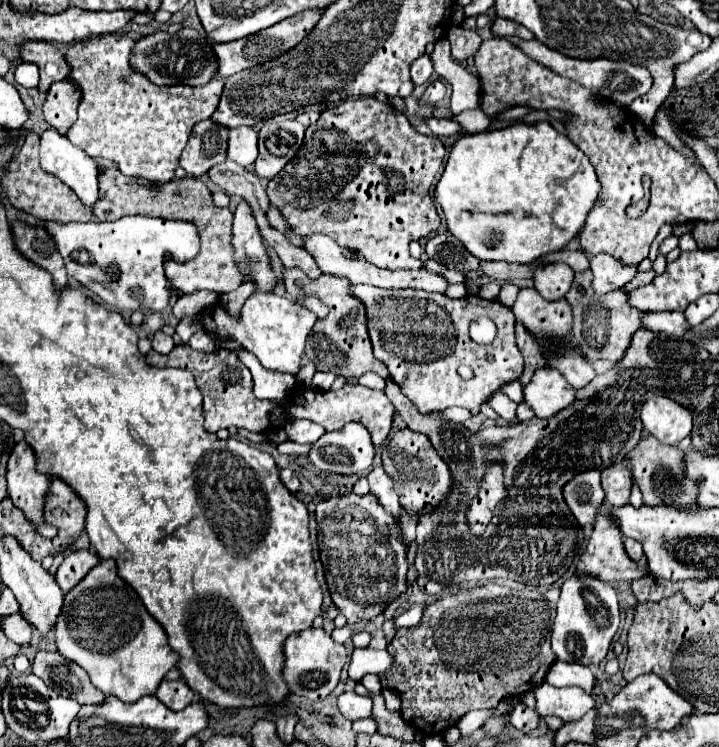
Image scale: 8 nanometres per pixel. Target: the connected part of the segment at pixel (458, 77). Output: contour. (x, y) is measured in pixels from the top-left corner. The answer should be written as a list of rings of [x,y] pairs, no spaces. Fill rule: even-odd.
[[[435,45],[430,54],[434,72],[452,86],[451,112],[457,115],[464,110],[478,108],[480,84],[474,74],[468,74],[460,64],[452,60],[450,45]]]

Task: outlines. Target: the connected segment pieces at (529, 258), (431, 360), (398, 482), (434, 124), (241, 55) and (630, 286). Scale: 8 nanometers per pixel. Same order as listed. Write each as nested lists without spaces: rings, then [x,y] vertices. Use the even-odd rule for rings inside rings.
[[[514,122],[500,130],[460,136],[450,150],[434,196],[444,210],[448,230],[472,256],[494,262],[504,260],[510,264],[530,264],[542,254],[562,250],[580,234],[600,190],[602,184],[596,168],[590,164],[588,156],[570,142],[568,136],[556,132],[548,122],[538,122],[534,126]]]
[[[368,284],[350,286],[350,296],[362,300],[366,308],[366,324],[374,356],[386,364],[392,380],[420,412],[436,412],[436,410],[446,410],[450,406],[462,406],[476,416],[480,404],[486,402],[492,392],[500,390],[506,382],[518,380],[522,374],[524,362],[514,340],[514,322],[516,322],[514,314],[510,312],[510,308],[498,304],[496,300],[492,302],[480,296],[450,300],[444,294],[426,294],[424,290],[384,290]],[[478,316],[492,318],[498,328],[498,334],[490,346],[480,346],[472,342],[472,338],[468,336],[468,326]],[[462,364],[474,370],[474,376],[470,380],[464,380],[458,374],[458,366]]]
[[[410,428],[400,430],[390,438],[390,442],[384,446],[382,462],[386,474],[394,480],[394,488],[398,492],[402,508],[406,508],[408,516],[412,516],[414,520],[418,520],[420,514],[430,514],[440,508],[442,500],[450,492],[450,484],[454,484],[450,468],[446,468],[446,462],[442,460],[442,456],[438,456],[428,436],[412,432]]]
[[[428,118],[428,128],[430,128],[432,134],[438,136],[438,138],[462,134],[460,124],[454,122],[454,120],[448,120],[448,118]]]
[[[316,8],[314,12],[310,12],[310,10],[300,12],[298,16],[292,16],[290,20],[282,20],[282,22],[258,32],[258,36],[246,36],[242,40],[234,40],[230,44],[214,44],[214,52],[218,56],[218,76],[228,78],[232,74],[254,68],[256,64],[264,64],[266,60],[272,60],[272,58],[282,56],[284,52],[292,50],[302,38],[306,38],[306,34],[310,34],[310,30],[314,30],[314,24],[322,18],[324,10],[326,8]]]
[[[652,270],[646,272],[646,274],[638,274],[634,280],[630,280],[630,282],[624,286],[624,290],[634,290],[634,288],[638,288],[638,286],[647,285],[652,282],[655,276],[656,273]]]

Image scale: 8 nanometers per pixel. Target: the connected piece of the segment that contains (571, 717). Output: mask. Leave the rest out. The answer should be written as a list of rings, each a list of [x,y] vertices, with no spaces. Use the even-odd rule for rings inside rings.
[[[548,682],[540,684],[536,690],[536,708],[542,716],[558,716],[564,722],[578,722],[590,708],[596,706],[594,696],[582,688],[556,688]]]

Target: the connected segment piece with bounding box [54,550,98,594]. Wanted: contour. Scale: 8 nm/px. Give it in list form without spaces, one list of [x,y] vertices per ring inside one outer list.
[[[78,550],[68,554],[62,564],[56,570],[56,582],[62,588],[62,592],[70,592],[94,566],[98,564],[98,556],[90,554],[88,550]]]

